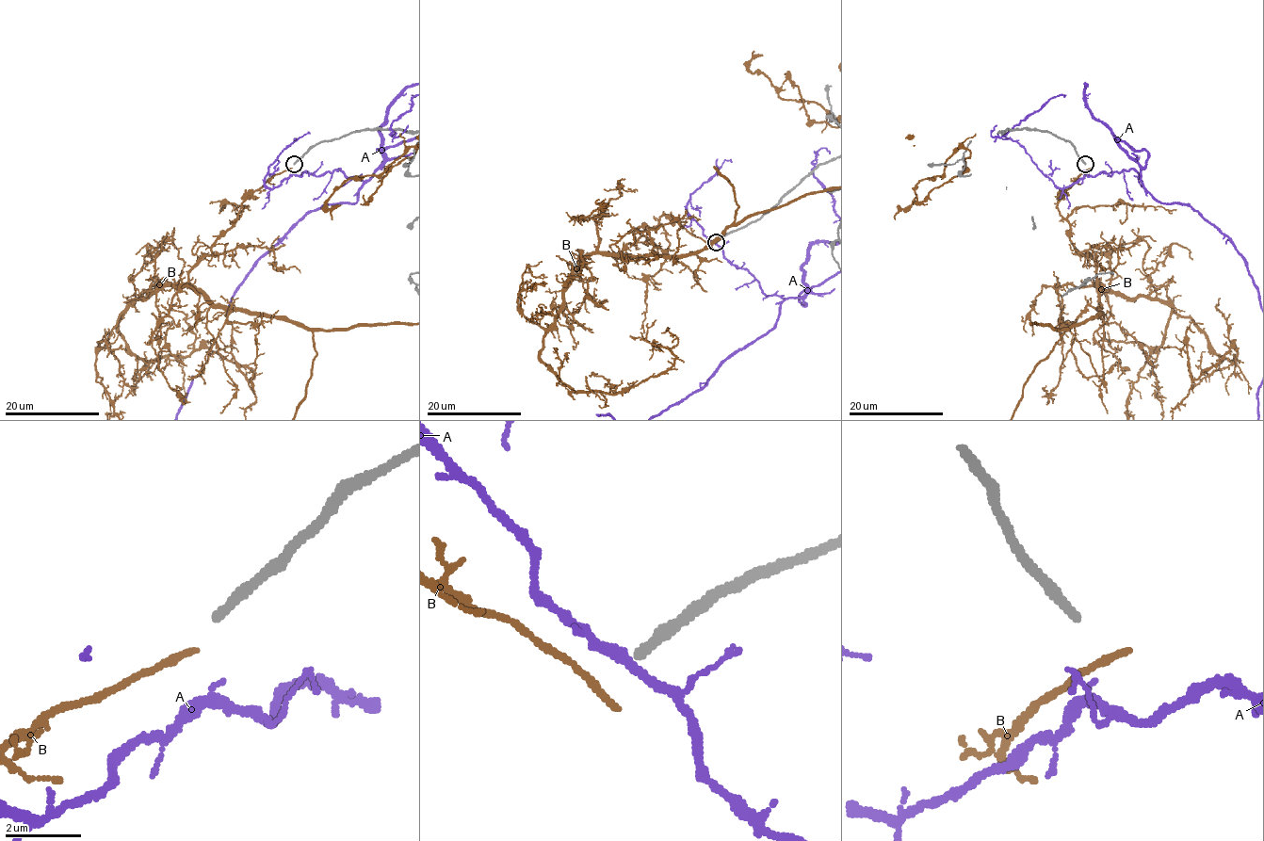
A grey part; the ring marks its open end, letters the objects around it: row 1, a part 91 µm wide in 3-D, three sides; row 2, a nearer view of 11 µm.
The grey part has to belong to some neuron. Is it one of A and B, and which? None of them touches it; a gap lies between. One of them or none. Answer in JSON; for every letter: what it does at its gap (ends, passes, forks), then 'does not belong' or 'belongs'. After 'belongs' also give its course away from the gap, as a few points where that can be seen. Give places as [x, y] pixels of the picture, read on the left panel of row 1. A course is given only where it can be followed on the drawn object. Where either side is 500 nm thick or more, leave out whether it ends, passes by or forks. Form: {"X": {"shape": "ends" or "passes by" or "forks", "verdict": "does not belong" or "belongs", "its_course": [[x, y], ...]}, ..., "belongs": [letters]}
{"A": {"shape": "passes by", "verdict": "does not belong"}, "B": {"shape": "ends", "verdict": "does not belong"}, "belongs": []}

